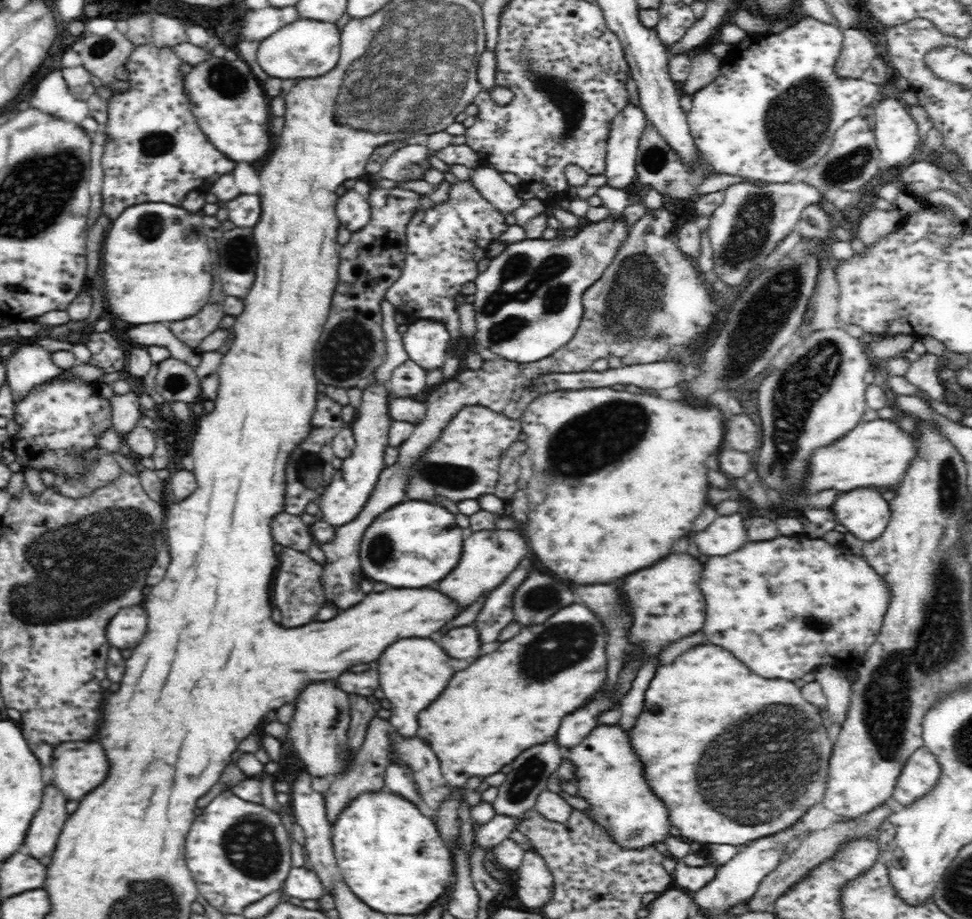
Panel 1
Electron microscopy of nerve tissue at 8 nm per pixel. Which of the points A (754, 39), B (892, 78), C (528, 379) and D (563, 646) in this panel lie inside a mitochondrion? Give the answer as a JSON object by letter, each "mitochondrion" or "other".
{"A":"other","B":"other","C":"other","D":"mitochondrion"}

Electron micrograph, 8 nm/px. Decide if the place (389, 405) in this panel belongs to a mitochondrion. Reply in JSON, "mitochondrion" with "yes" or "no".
{"mitochondrion":"no"}

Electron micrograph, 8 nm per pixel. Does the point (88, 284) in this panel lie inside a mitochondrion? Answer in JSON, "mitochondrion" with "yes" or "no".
{"mitochondrion":"no"}

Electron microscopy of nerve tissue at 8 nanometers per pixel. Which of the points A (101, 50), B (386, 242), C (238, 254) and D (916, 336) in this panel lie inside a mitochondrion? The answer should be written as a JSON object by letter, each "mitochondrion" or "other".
{"A":"mitochondrion","B":"other","C":"mitochondrion","D":"other"}

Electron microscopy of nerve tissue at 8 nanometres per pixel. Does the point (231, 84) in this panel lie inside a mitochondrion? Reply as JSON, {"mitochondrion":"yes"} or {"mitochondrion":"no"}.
{"mitochondrion":"yes"}

